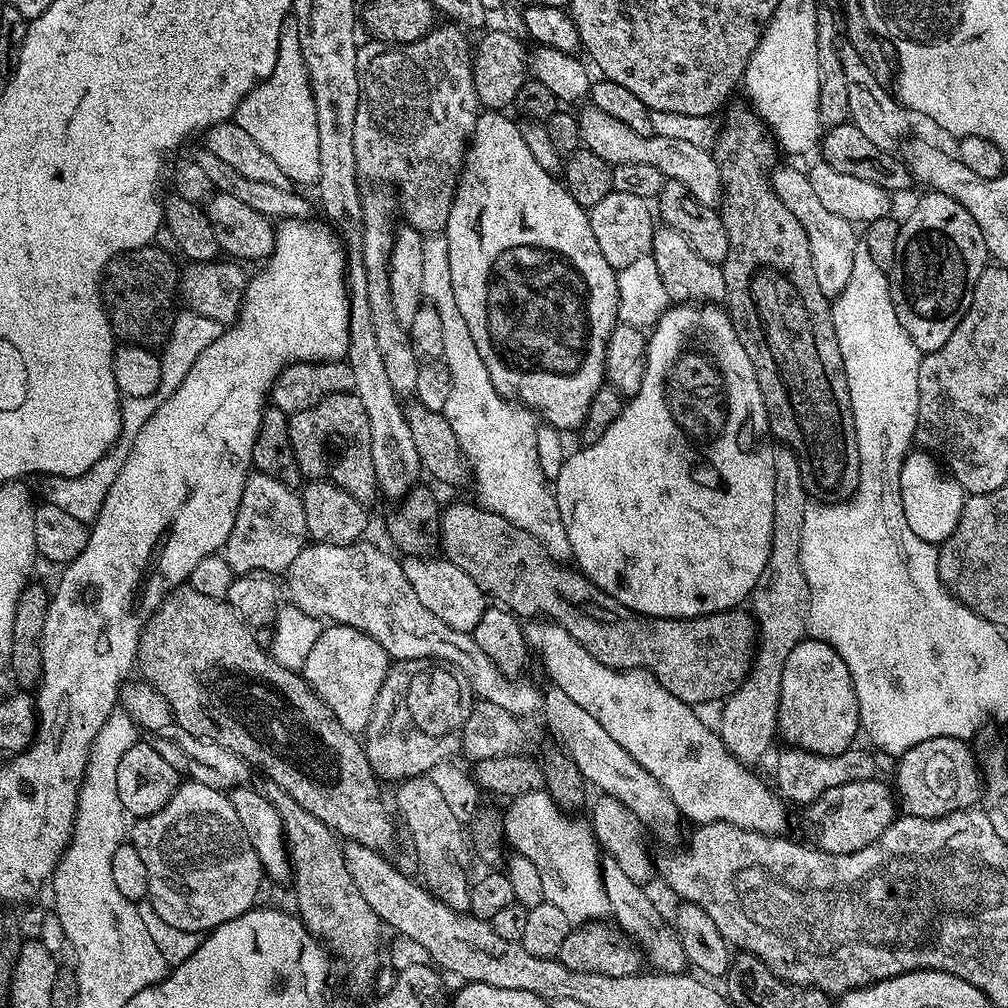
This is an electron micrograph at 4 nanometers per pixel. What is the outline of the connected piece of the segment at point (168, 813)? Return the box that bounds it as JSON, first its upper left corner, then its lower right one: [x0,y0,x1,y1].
[130,782,262,933]

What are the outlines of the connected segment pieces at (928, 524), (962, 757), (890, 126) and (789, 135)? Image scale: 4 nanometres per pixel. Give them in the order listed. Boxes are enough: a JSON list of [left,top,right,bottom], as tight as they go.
[[900,450,966,546],[894,738,978,818],[840,42,910,152],[743,20,822,154]]

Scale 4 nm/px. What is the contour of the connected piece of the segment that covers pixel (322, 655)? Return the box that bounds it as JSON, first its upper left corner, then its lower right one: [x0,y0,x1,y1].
[302,624,391,734]

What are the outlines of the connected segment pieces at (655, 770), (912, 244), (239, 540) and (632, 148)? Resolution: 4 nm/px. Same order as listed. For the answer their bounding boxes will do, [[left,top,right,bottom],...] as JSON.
[[530,622,788,836],[888,190,990,354],[222,475,309,574],[579,106,720,208]]

